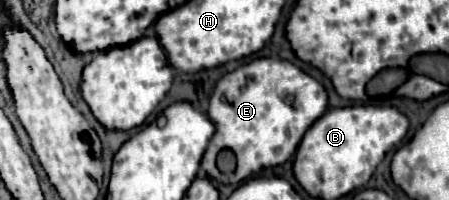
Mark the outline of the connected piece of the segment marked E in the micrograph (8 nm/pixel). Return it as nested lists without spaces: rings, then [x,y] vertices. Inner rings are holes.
[[[261,57],[261,59],[253,59],[247,65],[241,65],[239,69],[221,77],[217,81],[217,85],[213,87],[211,97],[209,97],[207,115],[209,115],[211,123],[215,125],[215,135],[211,137],[209,147],[207,147],[203,161],[201,161],[203,173],[211,181],[219,181],[223,184],[239,184],[253,173],[259,173],[263,169],[285,163],[295,153],[305,131],[325,113],[325,107],[327,107],[327,93],[325,93],[323,85],[319,81],[315,81],[313,77],[309,77],[307,73],[303,73],[299,67],[291,65],[289,61]],[[223,149],[231,149],[237,157],[237,169],[233,172],[232,177],[231,175],[229,177],[221,175],[217,165],[215,165],[215,159]]]

